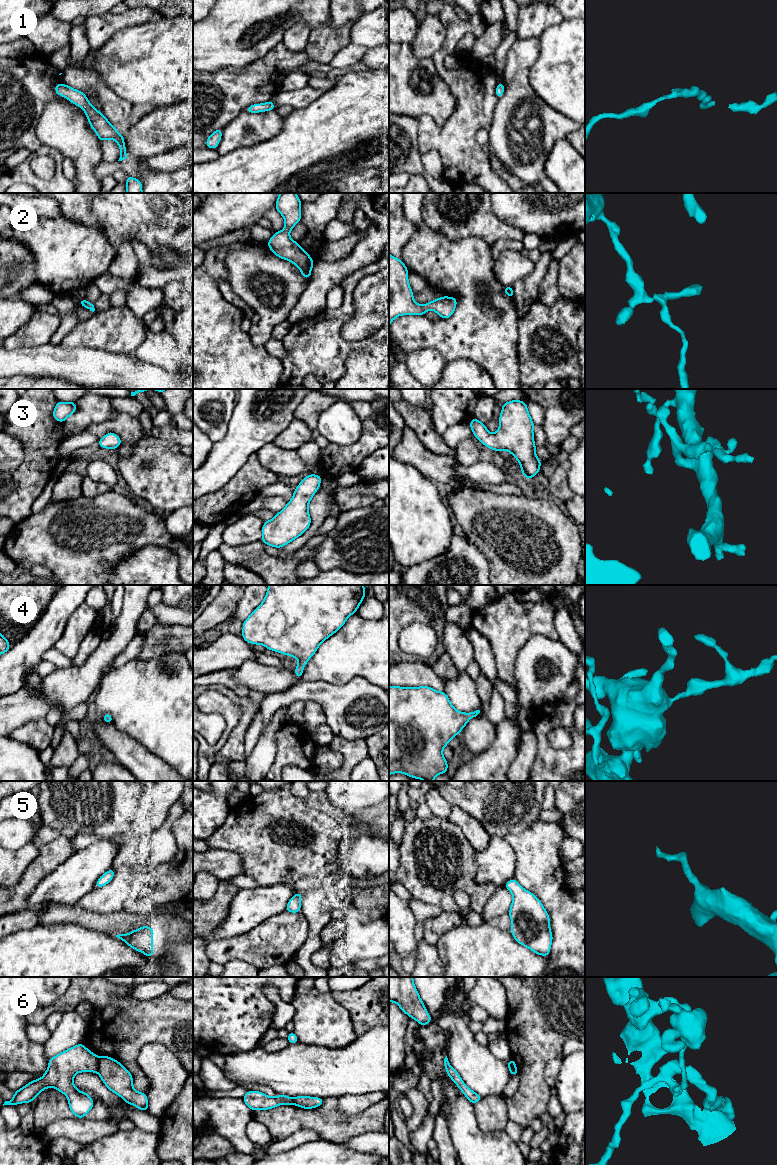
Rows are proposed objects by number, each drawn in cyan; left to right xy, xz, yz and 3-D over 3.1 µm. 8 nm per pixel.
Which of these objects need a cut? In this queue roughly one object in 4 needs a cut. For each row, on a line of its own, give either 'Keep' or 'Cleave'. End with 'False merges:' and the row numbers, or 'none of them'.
1: Keep
2: Keep
3: Keep
4: Keep
5: Keep
6: Cleave
False merges: 6

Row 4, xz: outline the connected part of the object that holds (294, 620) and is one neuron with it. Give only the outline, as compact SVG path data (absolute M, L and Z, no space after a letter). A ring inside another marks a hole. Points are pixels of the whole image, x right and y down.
M268 585L263 602L243 621L242 638L295 657L299 663L294 674L302 678L304 666L319 645L342 628L365 597L364 585Z

